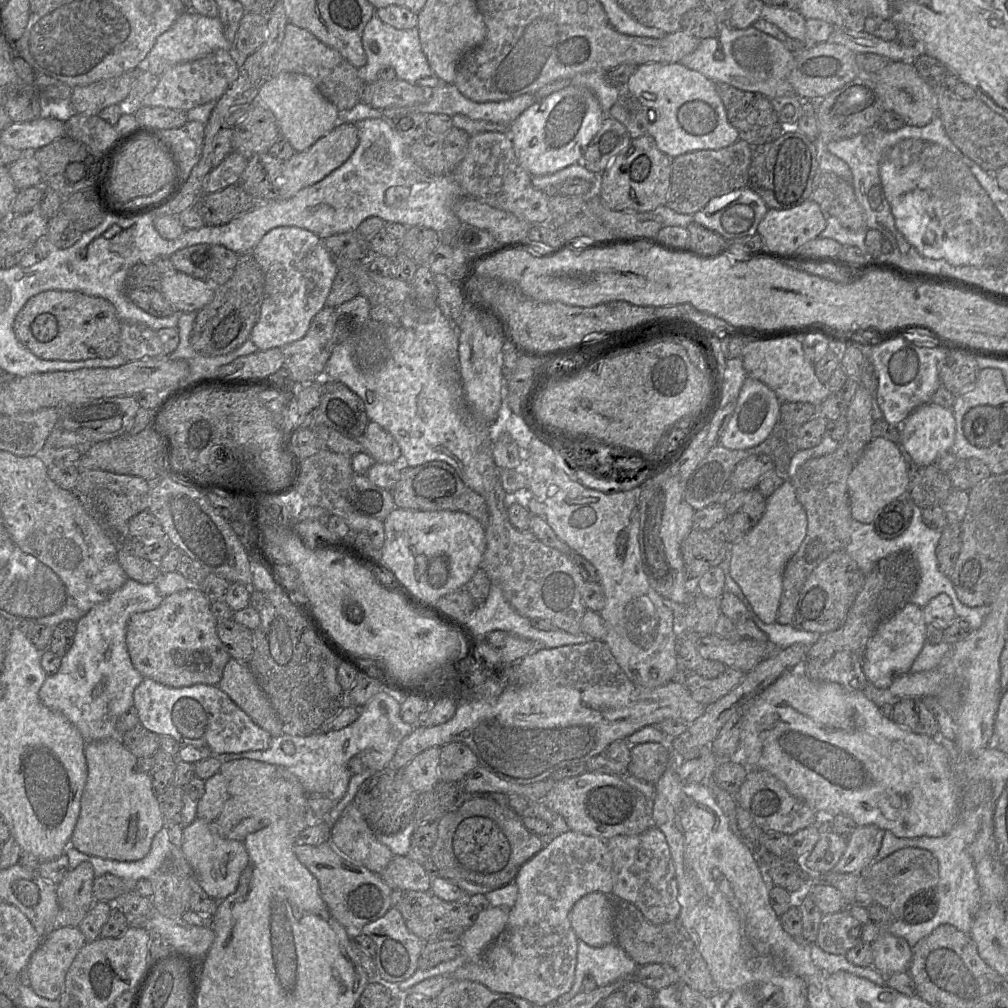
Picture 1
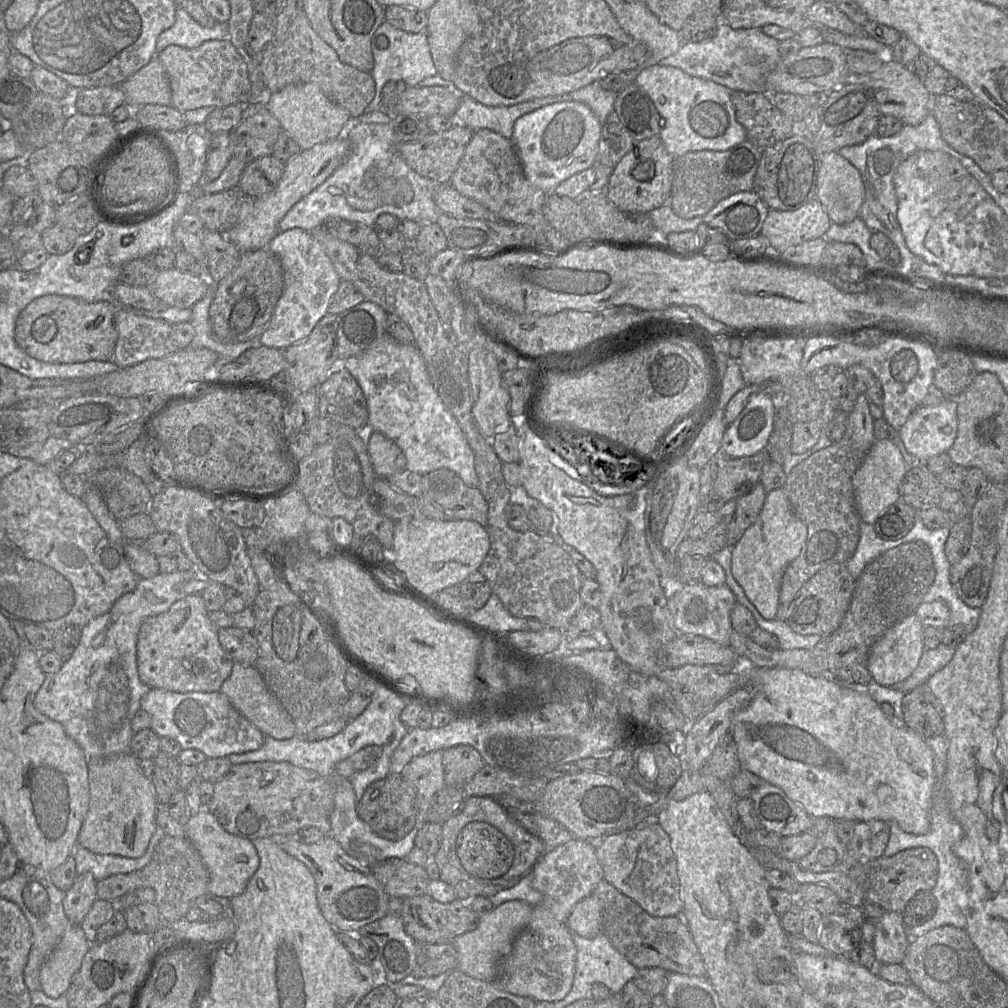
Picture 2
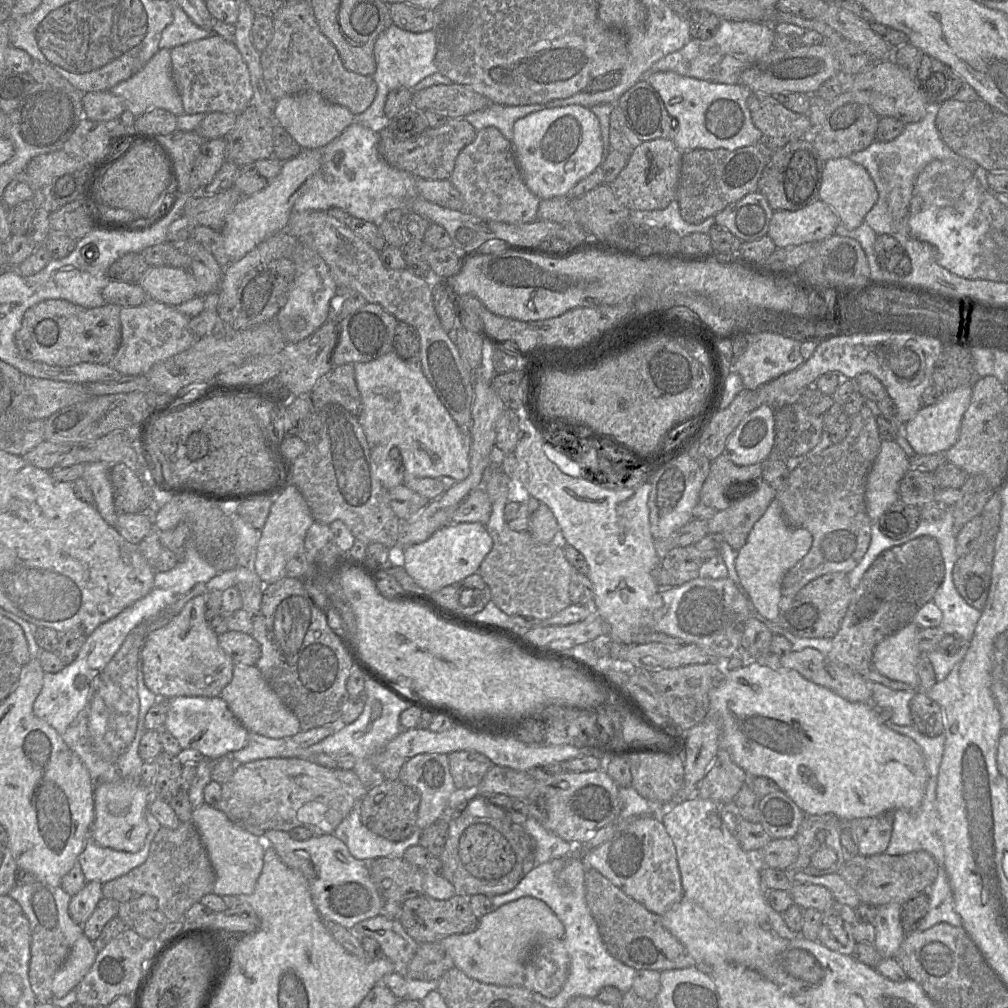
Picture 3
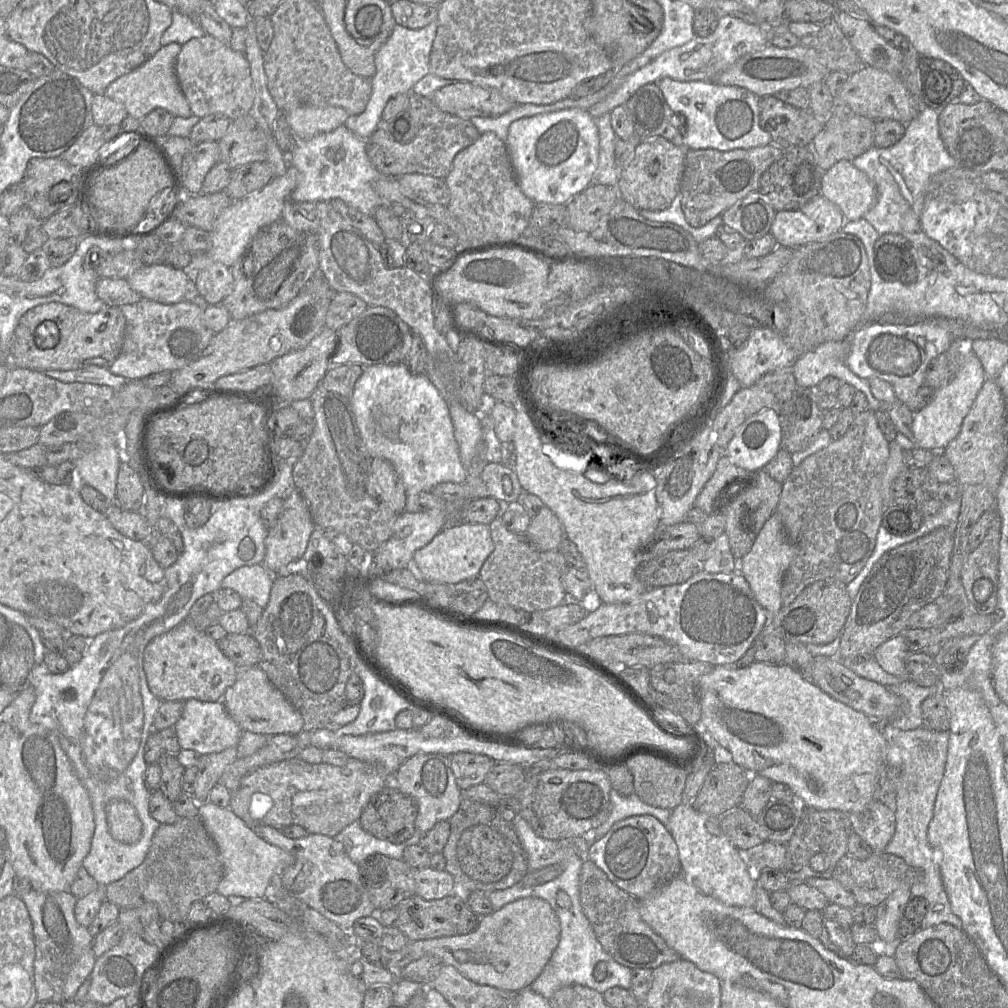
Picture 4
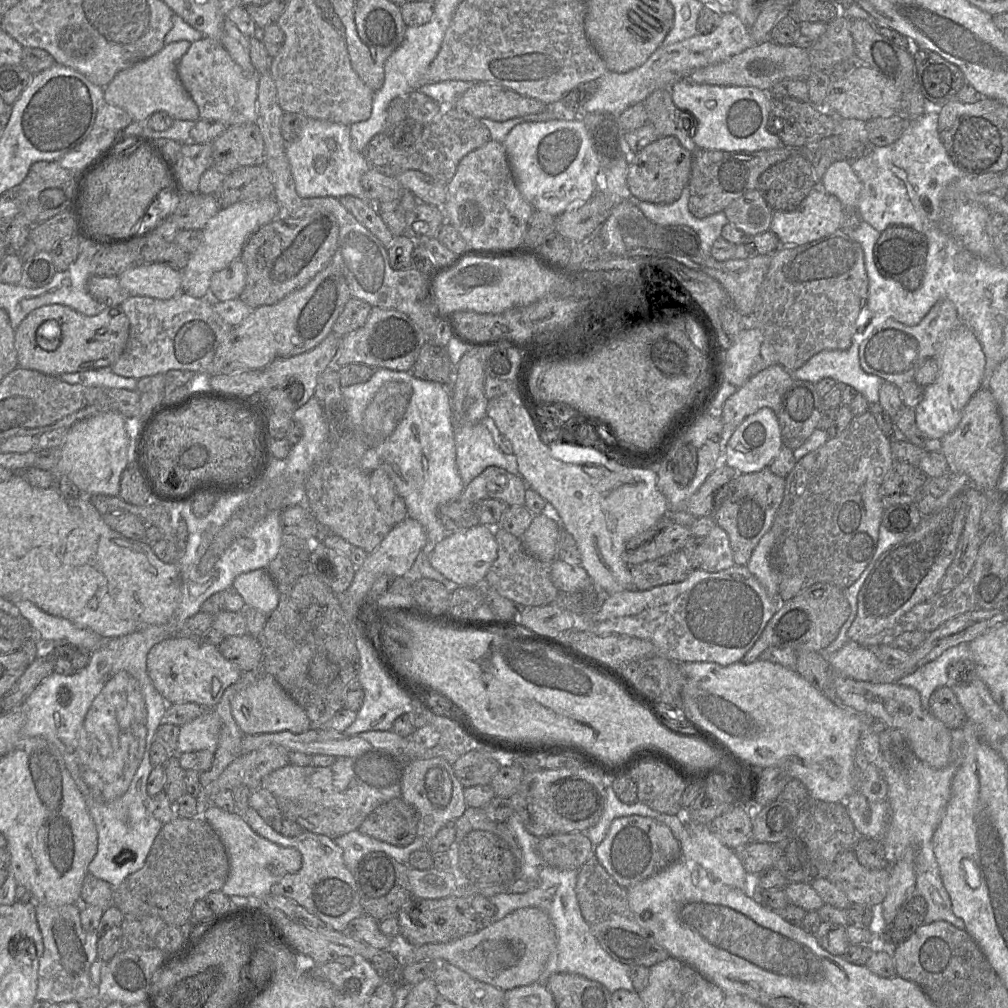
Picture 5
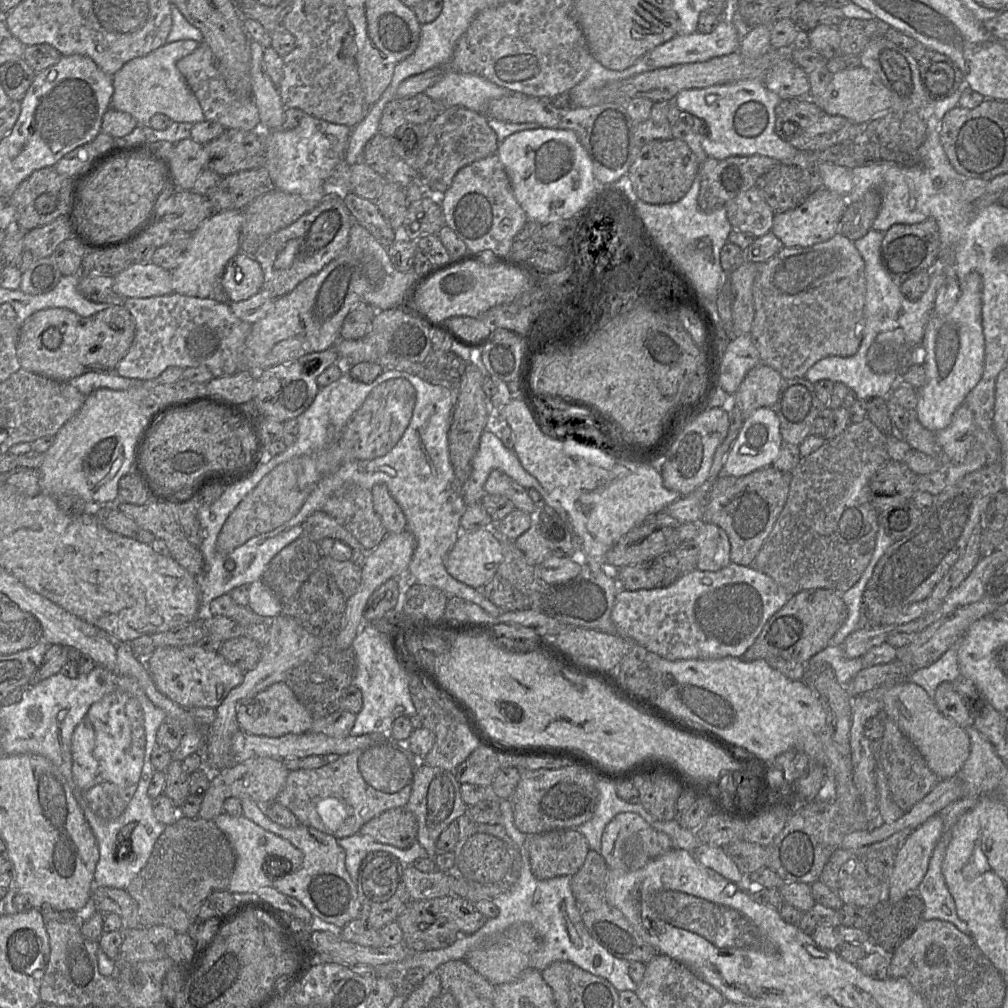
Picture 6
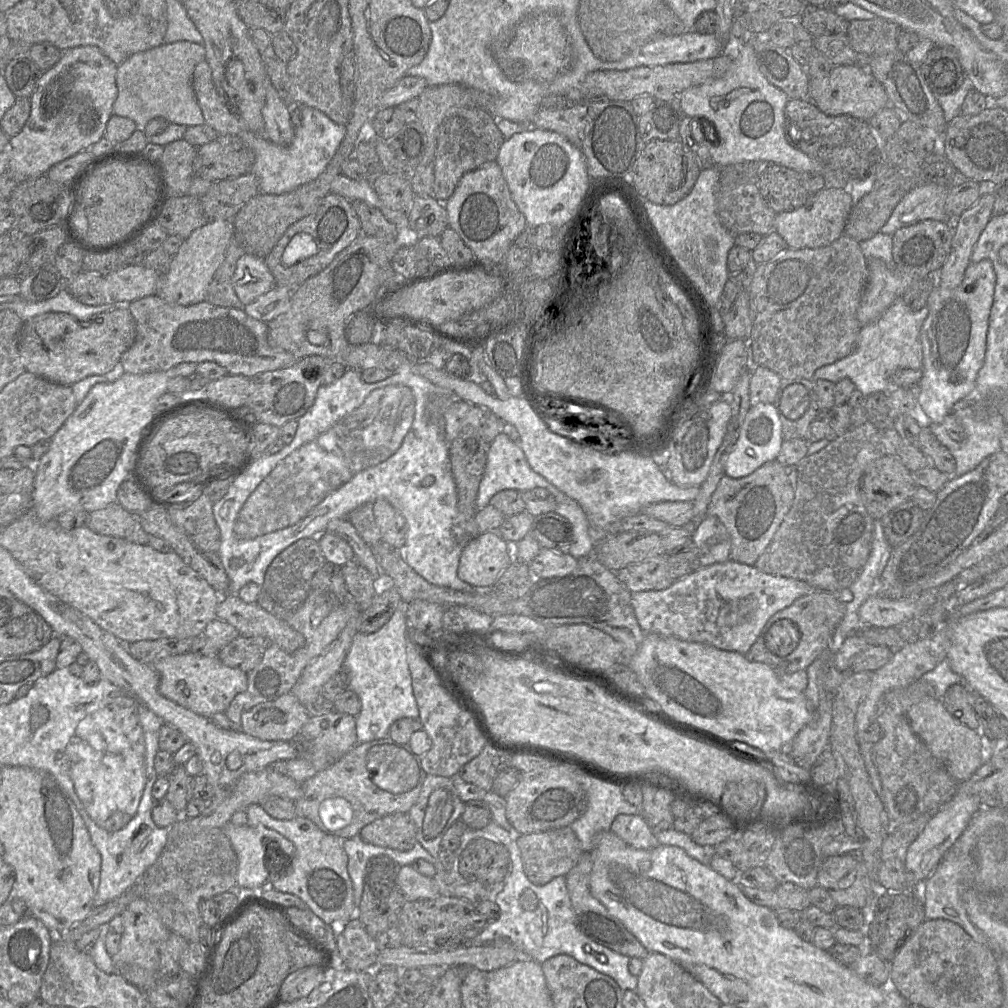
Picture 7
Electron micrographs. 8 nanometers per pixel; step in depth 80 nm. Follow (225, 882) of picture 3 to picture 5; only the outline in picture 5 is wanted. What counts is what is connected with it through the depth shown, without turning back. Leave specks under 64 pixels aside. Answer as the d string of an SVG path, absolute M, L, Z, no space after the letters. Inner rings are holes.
M215 805L202 806L203 817L223 842L230 861L230 873L221 889L225 895L262 900L271 893L272 886L284 875L296 873L302 866L302 855L294 848L277 845L258 835L237 814L226 812Z

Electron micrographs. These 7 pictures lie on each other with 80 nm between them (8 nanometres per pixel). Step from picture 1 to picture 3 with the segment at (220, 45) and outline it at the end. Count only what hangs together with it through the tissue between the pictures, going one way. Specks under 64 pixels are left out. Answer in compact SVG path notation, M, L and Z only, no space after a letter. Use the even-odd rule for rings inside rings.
M174 5L173 20L162 31L159 49L171 49L175 46L206 38L211 33L210 29L197 26L179 6Z

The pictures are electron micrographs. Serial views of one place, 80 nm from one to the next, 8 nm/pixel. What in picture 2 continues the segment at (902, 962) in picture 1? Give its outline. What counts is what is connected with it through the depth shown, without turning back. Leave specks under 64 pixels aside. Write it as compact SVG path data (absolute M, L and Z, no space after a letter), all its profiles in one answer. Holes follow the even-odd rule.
M885 911L875 925L872 946L878 963L901 964L910 944L902 913Z

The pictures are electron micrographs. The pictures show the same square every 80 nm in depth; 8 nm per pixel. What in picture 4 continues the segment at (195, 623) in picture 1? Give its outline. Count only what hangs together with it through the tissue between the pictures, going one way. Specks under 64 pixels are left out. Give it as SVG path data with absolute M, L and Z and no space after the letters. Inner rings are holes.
M208 593L200 597L190 610L189 619L175 629L157 636L145 648L144 672L151 692L161 701L185 702L189 699L203 702L222 701L225 691L231 687L238 675L238 667L219 648L218 643L205 632L200 631L191 623L191 619L204 613L216 601L216 593Z

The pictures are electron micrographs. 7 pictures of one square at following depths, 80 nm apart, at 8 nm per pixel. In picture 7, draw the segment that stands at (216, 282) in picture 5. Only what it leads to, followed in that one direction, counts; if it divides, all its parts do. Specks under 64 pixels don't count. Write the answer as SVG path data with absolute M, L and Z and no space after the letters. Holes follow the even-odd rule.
M248 253L243 254L237 261L232 285L244 306L276 286L265 259Z

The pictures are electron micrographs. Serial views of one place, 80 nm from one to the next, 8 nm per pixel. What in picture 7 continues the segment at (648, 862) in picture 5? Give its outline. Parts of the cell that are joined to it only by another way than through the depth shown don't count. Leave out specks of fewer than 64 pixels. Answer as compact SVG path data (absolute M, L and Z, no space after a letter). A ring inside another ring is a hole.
M639 814L618 815L612 822L610 831L637 849L650 849L660 845L646 820Z

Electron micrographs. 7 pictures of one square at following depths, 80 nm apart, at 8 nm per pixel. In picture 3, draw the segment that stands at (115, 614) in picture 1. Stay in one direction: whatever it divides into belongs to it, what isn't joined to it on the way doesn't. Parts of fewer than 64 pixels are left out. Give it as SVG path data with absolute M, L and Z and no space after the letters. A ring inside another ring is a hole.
M189 539L184 547L186 553L184 559L178 562L177 565L169 571L156 572L154 576L154 586L145 597L136 601L133 605L123 610L114 618L101 624L91 634L89 634L87 636L86 642L82 646L79 654L73 662L65 665L65 667L57 673L46 672L43 675L43 686L33 703L33 712L38 718L44 720L49 725L51 725L59 733L59 735L62 737L68 747L79 756L83 764L86 766L91 776L91 779L94 782L94 787L99 783L114 782L122 779L134 779L141 781L140 771L144 761L139 756L138 749L141 737L146 731L144 725L145 716L149 709L160 700L157 695L155 695L151 690L147 688L144 682L142 672L142 652L144 646L146 644L148 636L153 631L166 626L176 615L181 612L181 610L189 600L198 595L206 594L208 592L206 587L208 581L218 574L217 570L202 558L202 556L199 554L195 546L193 546L193 543L189 541Z

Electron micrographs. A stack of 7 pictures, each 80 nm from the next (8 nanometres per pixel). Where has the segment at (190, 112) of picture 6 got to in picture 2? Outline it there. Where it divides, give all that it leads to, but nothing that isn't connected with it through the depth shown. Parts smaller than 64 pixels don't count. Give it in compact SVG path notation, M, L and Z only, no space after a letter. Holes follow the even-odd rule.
M156 56L121 83L120 87L125 94L125 104L132 109L145 104L170 106L172 102L167 72Z

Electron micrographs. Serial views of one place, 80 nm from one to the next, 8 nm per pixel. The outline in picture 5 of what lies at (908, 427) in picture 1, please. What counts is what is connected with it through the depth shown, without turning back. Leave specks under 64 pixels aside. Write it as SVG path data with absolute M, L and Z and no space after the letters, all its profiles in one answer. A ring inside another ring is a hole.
M961 324L938 344L934 359L939 369L937 379L924 387L924 397L915 408L915 416L923 433L933 440L941 440L957 427L965 406L983 386L986 358L975 334Z

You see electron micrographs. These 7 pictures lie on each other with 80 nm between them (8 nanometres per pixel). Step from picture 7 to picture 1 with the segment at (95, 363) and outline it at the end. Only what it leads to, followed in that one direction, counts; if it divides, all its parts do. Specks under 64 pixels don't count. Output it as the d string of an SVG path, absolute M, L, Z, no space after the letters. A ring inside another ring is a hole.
M46 290L30 297L15 317L16 339L44 360L82 361L117 354L121 321L114 305L102 297L78 291Z

